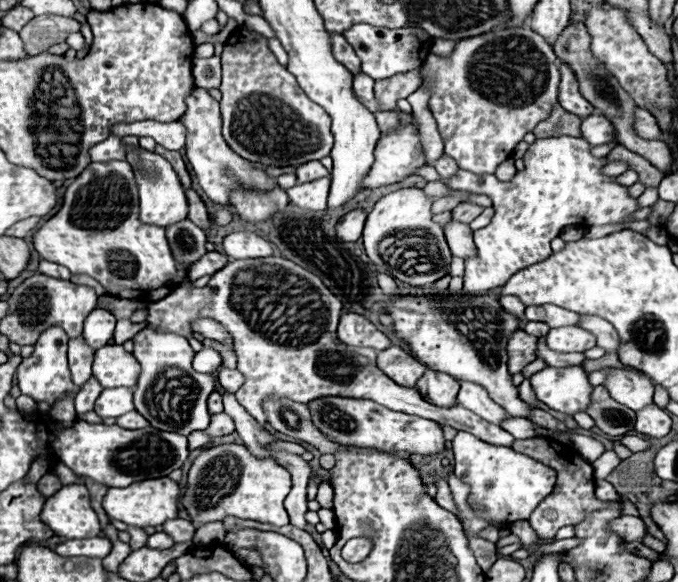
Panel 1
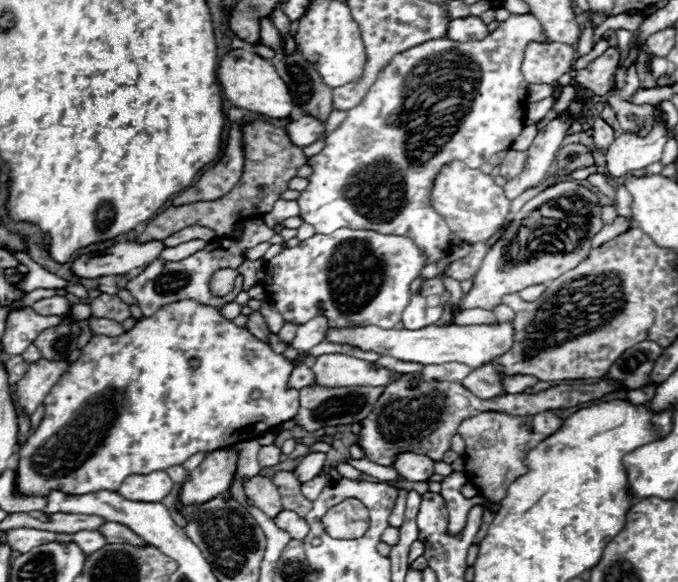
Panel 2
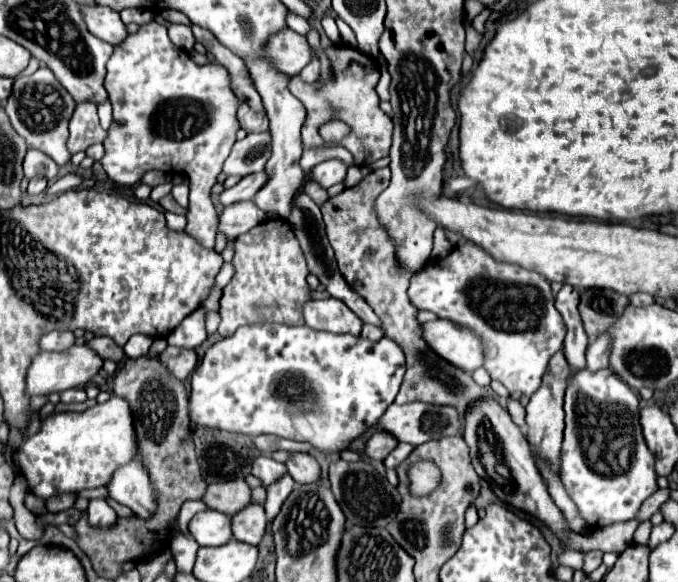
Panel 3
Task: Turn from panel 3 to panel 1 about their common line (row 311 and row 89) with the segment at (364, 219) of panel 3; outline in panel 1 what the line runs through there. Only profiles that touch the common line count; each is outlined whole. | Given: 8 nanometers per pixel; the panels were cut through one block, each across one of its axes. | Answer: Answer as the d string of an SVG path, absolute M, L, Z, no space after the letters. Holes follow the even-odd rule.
M410 70L408 74L396 74L396 78L376 82L374 94L382 110L396 110L396 102L400 98L408 98L418 88L420 88L420 70Z

